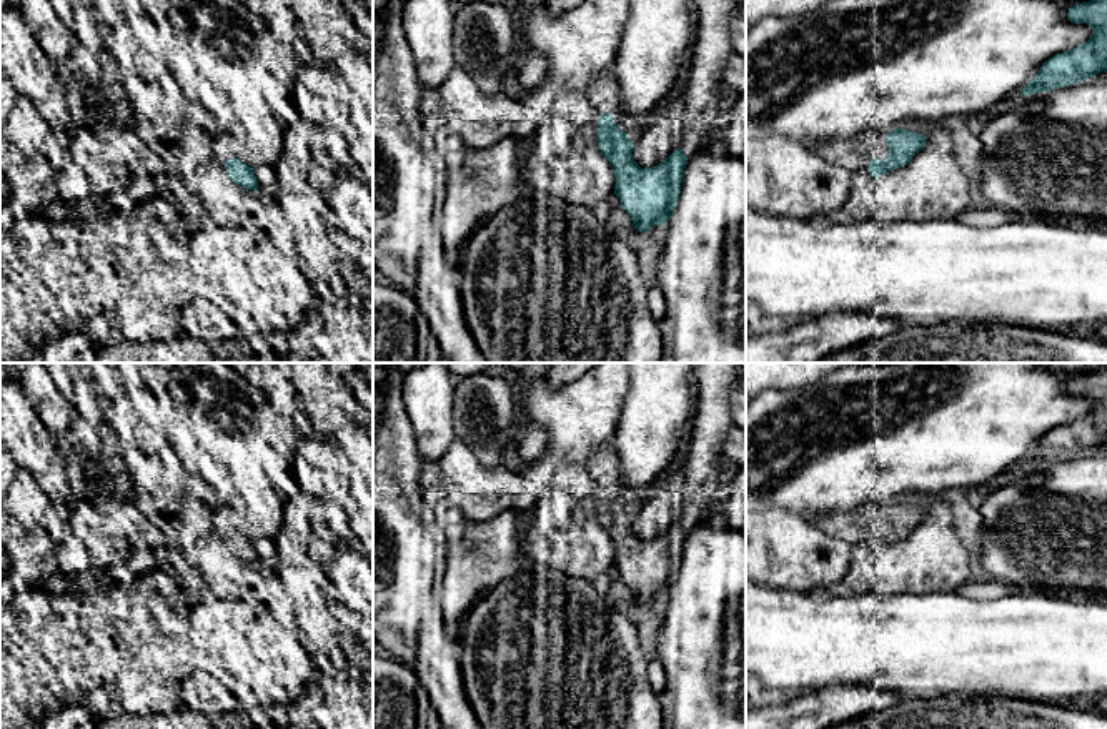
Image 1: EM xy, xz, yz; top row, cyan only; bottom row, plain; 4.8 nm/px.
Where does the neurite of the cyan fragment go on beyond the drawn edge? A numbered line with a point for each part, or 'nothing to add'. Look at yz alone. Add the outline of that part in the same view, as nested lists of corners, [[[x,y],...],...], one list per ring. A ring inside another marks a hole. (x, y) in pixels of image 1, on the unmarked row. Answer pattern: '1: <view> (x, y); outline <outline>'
1: yz (854, 528); outline [[[862,506],[851,513],[831,513],[811,518],[829,536],[836,536],[852,548],[867,544],[872,531],[886,533],[889,519],[884,506]]]

